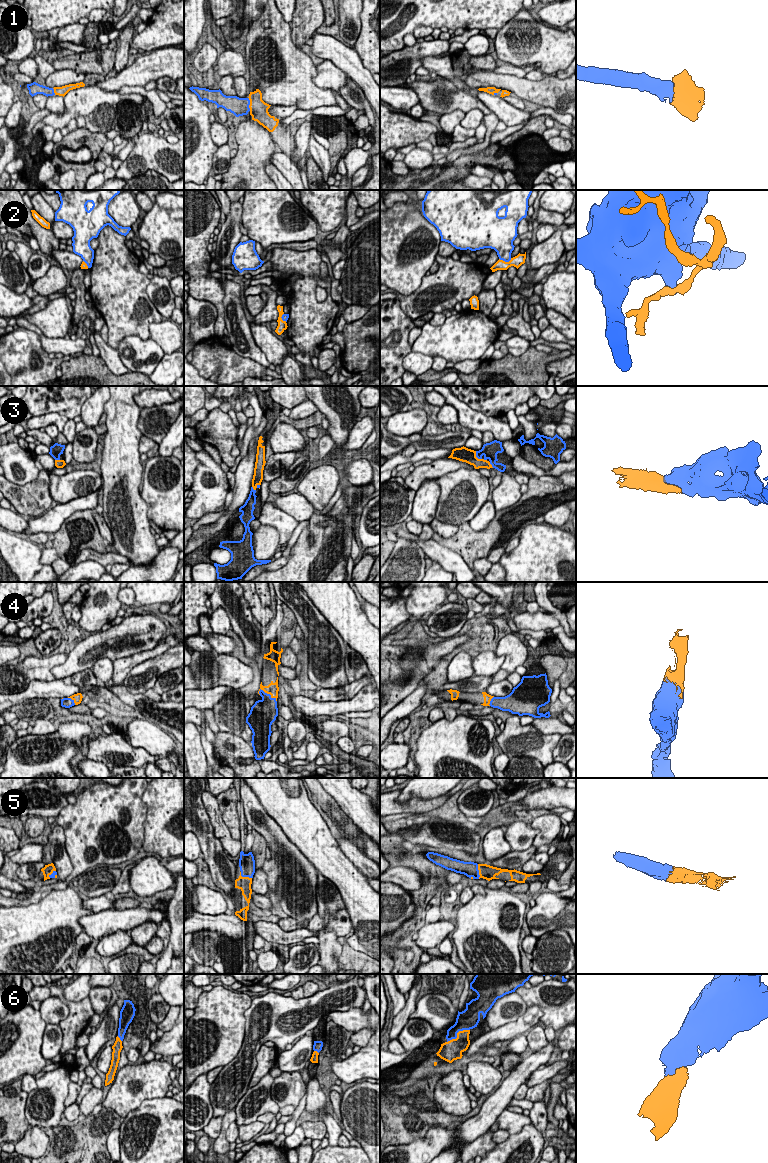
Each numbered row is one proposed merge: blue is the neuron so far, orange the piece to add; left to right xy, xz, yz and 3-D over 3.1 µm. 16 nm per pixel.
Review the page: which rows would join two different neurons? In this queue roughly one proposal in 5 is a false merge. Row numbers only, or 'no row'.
2

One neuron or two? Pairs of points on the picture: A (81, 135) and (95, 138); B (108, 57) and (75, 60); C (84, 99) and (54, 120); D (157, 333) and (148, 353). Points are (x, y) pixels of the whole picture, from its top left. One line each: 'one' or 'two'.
A: one
B: one
C: one
D: two

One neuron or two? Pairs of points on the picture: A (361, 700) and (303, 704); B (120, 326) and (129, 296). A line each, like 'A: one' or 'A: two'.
A: one
B: one

